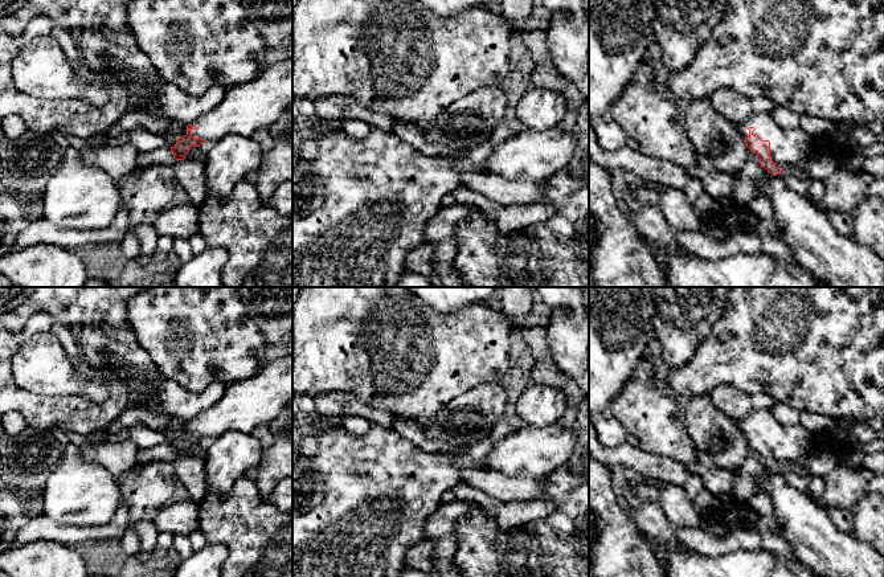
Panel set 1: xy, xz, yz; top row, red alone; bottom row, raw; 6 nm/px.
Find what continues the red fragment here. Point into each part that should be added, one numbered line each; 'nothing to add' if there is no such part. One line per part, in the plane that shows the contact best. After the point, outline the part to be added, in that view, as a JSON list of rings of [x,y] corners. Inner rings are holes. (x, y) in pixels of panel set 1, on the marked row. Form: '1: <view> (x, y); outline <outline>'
1: yz (786, 146); outline [[[770,112],[750,115],[740,123],[744,138],[749,136],[749,127],[754,127],[753,135],[770,142],[770,159],[782,165],[799,161],[811,155],[811,136],[799,127],[794,130],[782,128]]]

